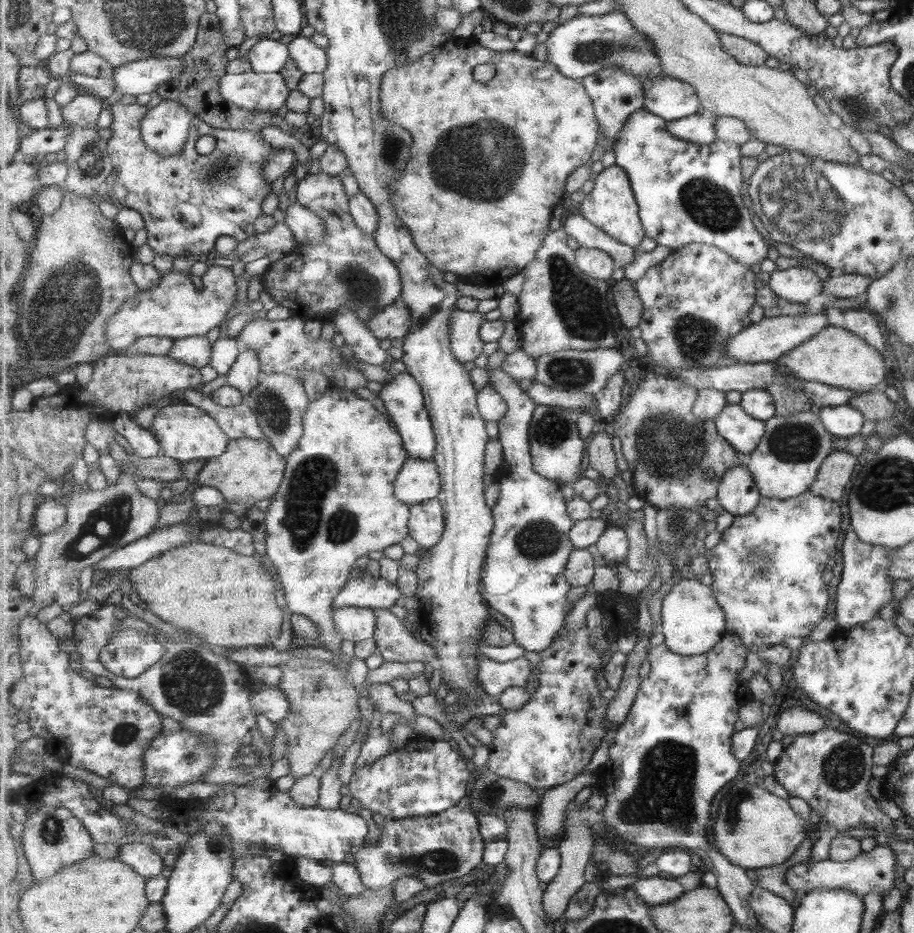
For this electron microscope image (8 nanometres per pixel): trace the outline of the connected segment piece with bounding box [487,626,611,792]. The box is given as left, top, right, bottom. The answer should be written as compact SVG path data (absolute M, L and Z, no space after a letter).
M589 628L579 631L561 631L554 644L539 653L538 686L532 690L532 697L523 708L507 710L502 722L495 729L493 745L488 748L490 758L487 768L503 778L527 783L535 790L546 791L550 788L569 783L594 759L594 752L601 746L610 723L606 720L608 699L601 696L597 686L597 673L601 668L601 653L593 650L594 639Z

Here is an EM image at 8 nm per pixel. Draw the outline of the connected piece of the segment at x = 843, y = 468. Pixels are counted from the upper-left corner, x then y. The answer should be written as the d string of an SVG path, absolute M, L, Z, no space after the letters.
M832 450L818 468L816 479L808 488L809 492L829 500L839 500L856 462L856 457L847 451Z

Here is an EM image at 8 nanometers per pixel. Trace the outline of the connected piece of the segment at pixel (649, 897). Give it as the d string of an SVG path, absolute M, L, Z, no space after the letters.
M653 874L650 877L638 876L637 880L630 884L635 893L653 907L672 903L679 900L685 894L685 888L675 881L675 878Z

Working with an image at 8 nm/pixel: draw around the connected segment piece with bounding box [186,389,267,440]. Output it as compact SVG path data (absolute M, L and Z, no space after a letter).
M194 389L187 390L187 400L193 406L206 410L218 421L231 439L267 439L258 424L258 417L247 402L234 407L217 404L210 395Z

